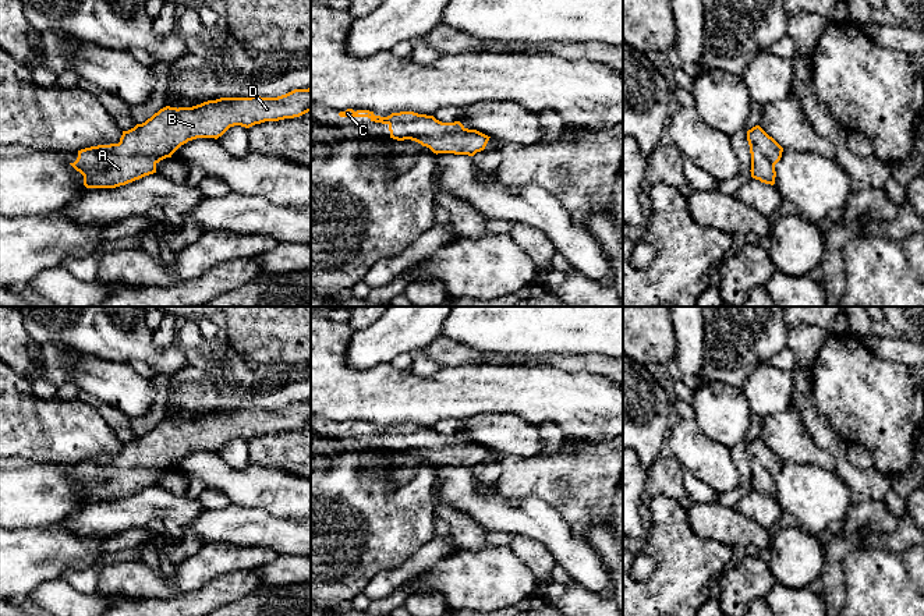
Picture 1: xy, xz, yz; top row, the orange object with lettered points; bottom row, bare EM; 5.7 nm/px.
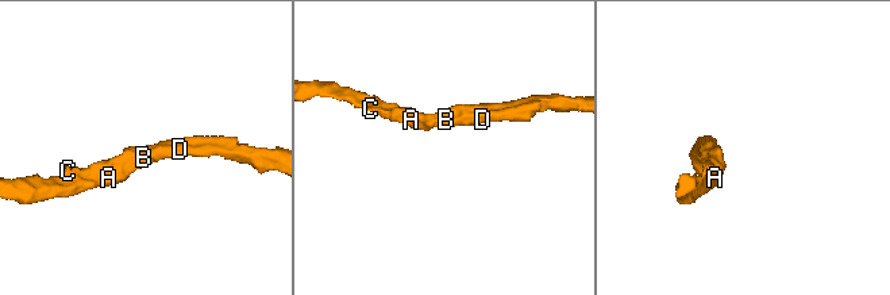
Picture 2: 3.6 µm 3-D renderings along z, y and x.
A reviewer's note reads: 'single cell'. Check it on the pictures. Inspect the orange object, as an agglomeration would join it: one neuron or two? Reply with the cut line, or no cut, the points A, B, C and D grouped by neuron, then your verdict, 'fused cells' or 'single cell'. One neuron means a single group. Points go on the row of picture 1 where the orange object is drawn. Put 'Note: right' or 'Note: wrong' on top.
Note: right
cut none; groups A B C D; single cell

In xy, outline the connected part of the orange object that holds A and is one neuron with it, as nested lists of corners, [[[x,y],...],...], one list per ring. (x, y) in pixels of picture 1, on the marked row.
[[[311,88],[294,89],[277,98],[220,98],[192,107],[166,106],[145,123],[123,131],[118,144],[78,151],[77,160],[70,164],[84,176],[86,188],[116,188],[156,173],[156,164],[166,157],[171,157],[188,141],[197,138],[217,139],[234,125],[249,128],[265,121],[300,117],[308,111],[311,111]]]

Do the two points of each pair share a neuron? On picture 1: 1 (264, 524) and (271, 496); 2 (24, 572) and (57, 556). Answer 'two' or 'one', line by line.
1: two
2: one

